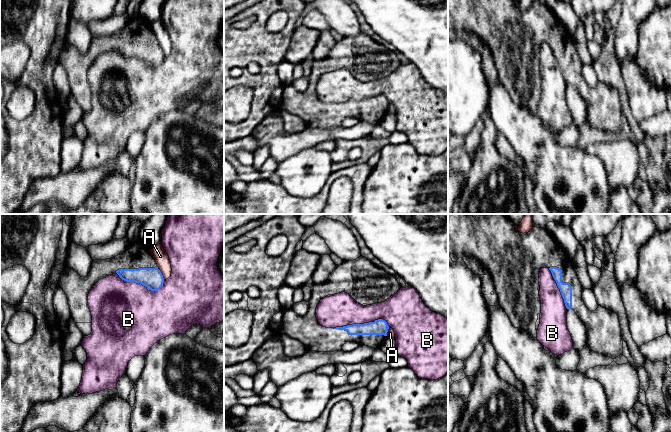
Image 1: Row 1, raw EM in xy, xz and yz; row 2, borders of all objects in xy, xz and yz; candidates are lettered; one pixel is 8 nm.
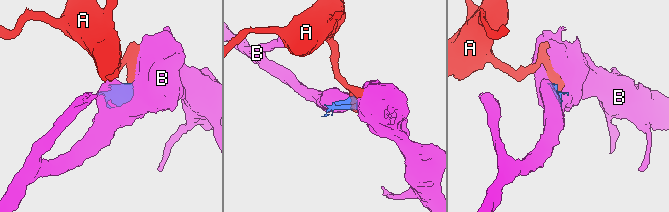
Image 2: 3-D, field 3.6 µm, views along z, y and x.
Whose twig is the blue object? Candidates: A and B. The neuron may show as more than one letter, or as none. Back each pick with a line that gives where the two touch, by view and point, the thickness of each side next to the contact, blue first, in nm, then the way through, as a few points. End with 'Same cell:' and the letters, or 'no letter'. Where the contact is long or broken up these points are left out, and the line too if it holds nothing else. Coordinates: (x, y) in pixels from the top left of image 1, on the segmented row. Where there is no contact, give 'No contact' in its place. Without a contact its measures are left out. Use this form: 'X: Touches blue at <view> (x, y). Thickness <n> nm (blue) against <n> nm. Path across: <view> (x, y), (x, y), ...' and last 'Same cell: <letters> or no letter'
Same cell: no letter

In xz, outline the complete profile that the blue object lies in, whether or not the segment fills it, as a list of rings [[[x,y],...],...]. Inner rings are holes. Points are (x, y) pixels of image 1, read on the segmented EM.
[[[360,256],[353,261],[343,261],[325,282],[310,288],[310,307],[305,316],[299,316],[293,309],[284,310],[282,328],[286,335],[299,340],[308,351],[340,351],[346,342],[379,348],[389,329],[385,320],[326,328],[316,318],[316,307],[321,299],[341,292],[349,294],[361,305],[384,302],[401,288],[395,276]]]

